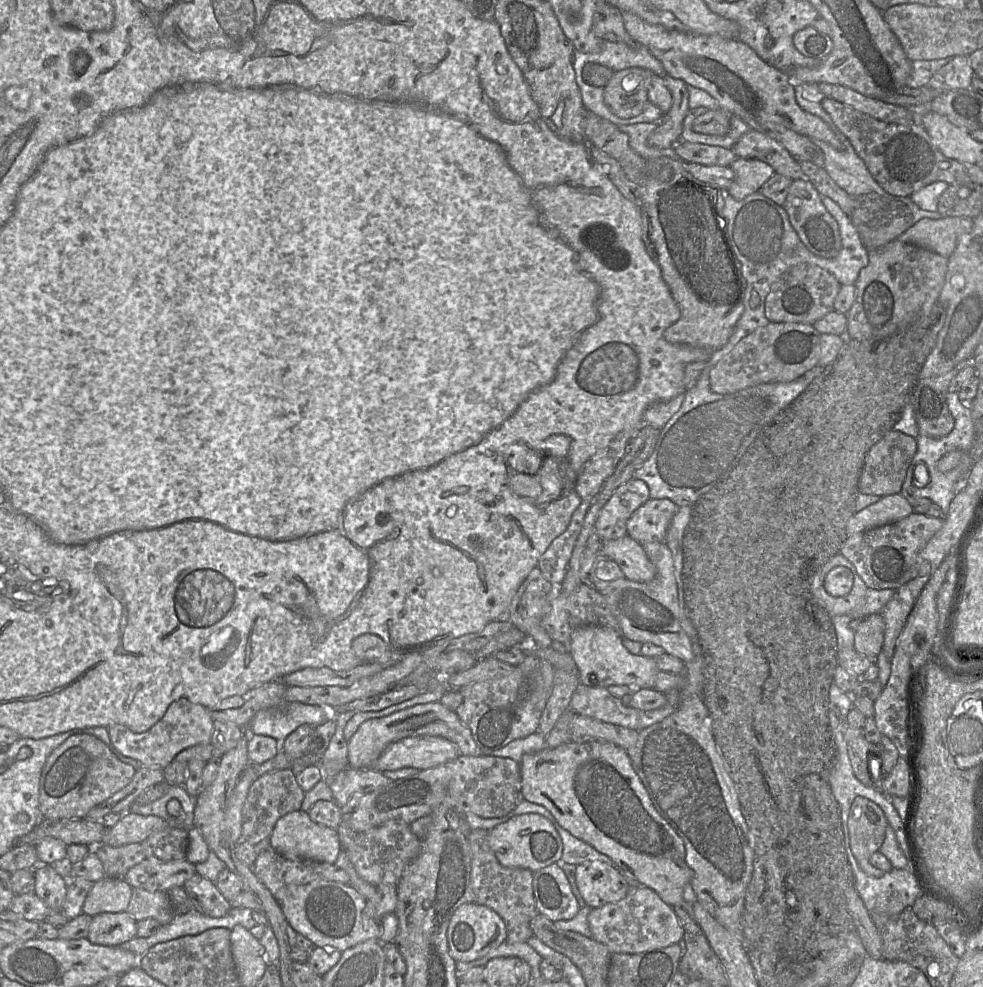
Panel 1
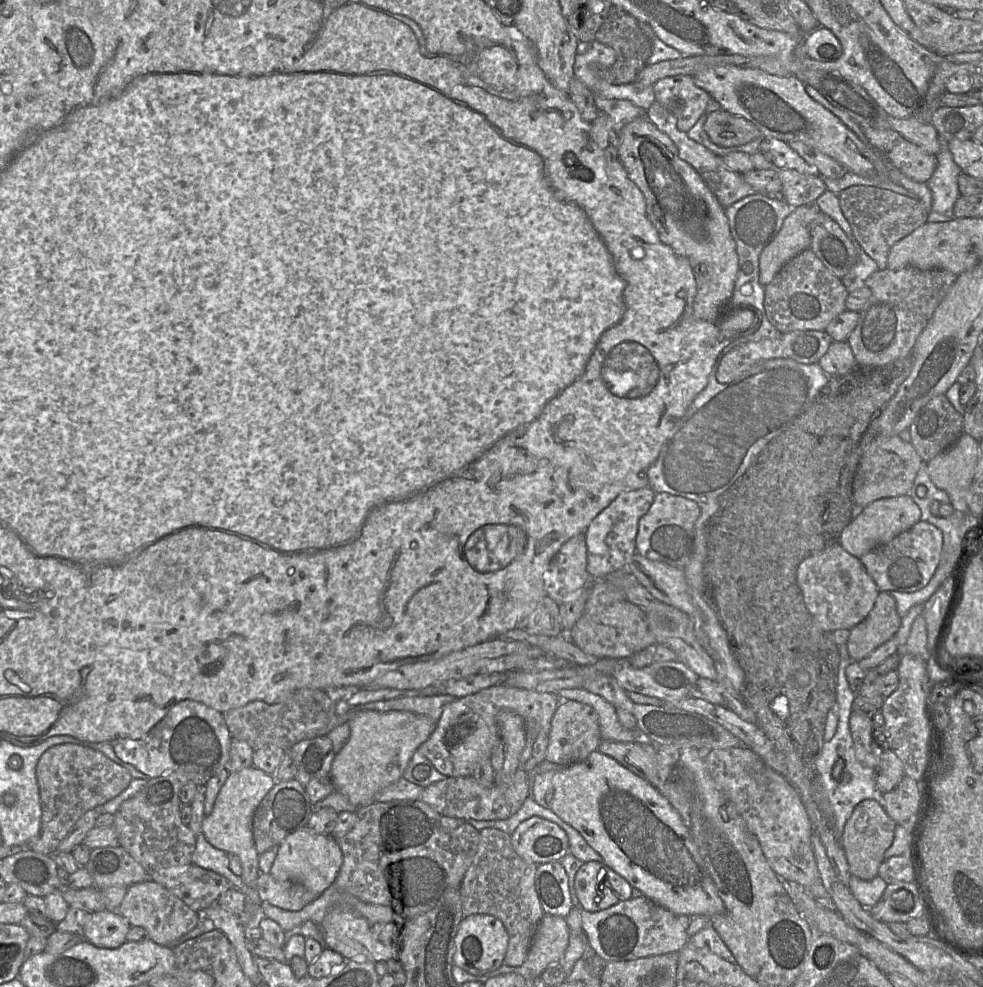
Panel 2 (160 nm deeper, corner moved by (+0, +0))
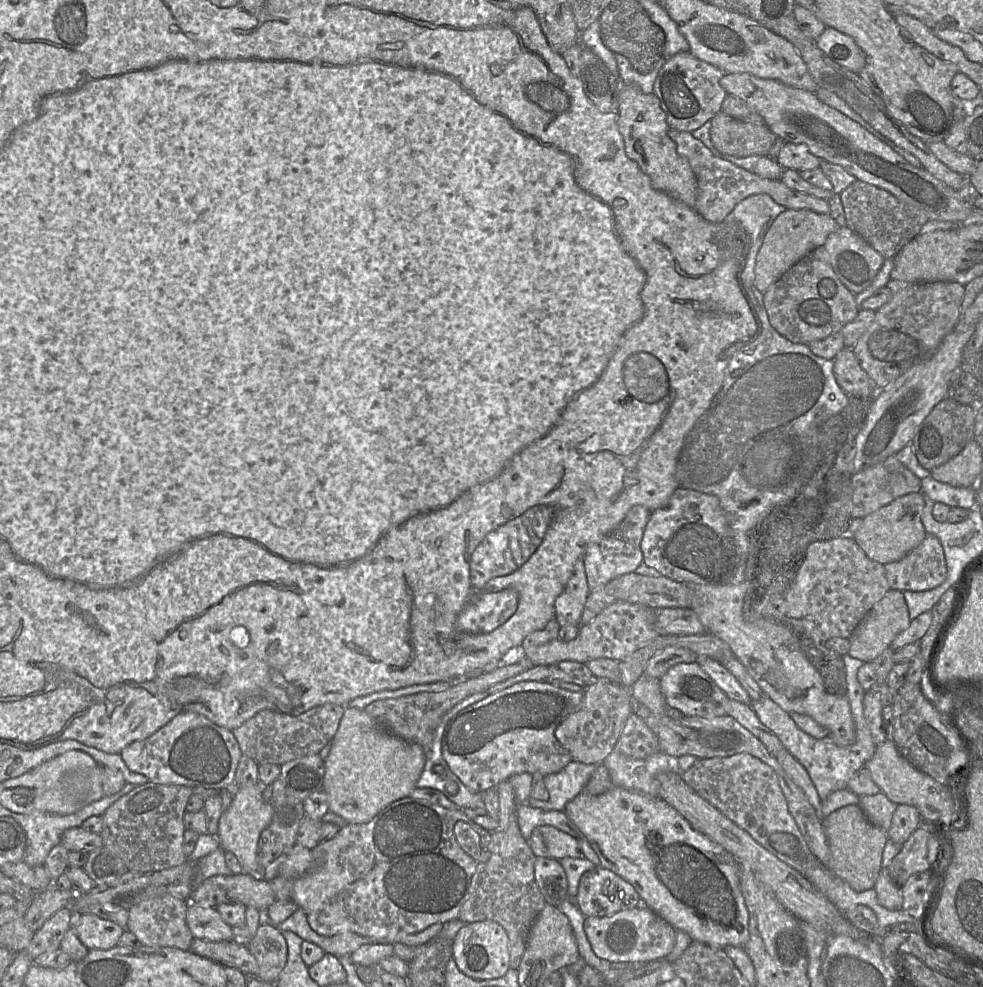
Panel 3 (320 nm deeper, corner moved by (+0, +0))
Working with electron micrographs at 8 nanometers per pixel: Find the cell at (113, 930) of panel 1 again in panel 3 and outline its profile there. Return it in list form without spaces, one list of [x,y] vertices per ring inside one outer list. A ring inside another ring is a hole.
[[[93,914],[74,915],[72,928],[88,950],[110,950],[124,932],[116,923]]]

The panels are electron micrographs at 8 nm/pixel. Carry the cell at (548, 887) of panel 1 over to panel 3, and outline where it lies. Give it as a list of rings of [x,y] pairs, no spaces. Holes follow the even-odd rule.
[[[536,857],[534,871],[537,886],[545,902],[558,907],[568,897],[568,881],[559,860]]]

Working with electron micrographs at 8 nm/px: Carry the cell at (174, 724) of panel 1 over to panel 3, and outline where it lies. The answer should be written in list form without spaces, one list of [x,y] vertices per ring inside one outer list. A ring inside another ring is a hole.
[[[184,712],[176,715],[148,738],[126,746],[120,755],[131,771],[144,775],[151,782],[223,791],[235,786],[235,774],[243,752],[232,731],[214,724],[201,714]]]

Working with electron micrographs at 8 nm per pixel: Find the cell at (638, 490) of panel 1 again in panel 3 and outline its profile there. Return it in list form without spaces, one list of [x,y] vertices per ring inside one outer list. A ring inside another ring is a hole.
[[[641,505],[633,506],[615,530],[587,548],[584,555],[584,570],[589,591],[599,589],[619,576],[643,569],[640,544],[650,514],[649,510]]]

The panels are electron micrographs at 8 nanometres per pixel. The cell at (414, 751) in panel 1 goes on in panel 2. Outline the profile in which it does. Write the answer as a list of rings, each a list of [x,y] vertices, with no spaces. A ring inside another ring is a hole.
[[[498,684],[498,685],[489,687],[489,688],[485,688],[483,690],[480,690],[480,691],[474,693],[474,694],[470,694],[470,695],[467,695],[464,697],[456,698],[453,702],[448,704],[444,708],[435,730],[431,733],[429,738],[424,743],[422,743],[417,749],[420,749],[422,754],[425,757],[427,757],[427,759],[430,760],[430,762],[434,765],[434,767],[440,773],[444,774],[447,777],[449,777],[449,776],[453,776],[453,777],[472,776],[473,772],[474,772],[474,768],[476,767],[477,763],[481,759],[484,759],[484,757],[490,758],[492,751],[497,747],[497,745],[499,743],[500,736],[499,736],[499,727],[498,727],[498,723],[497,723],[497,716],[501,711],[504,711],[504,710],[512,711],[512,712],[520,715],[526,723],[526,732],[527,732],[527,722],[537,722],[538,726],[539,726],[539,733],[549,734],[550,729],[551,729],[552,718],[553,718],[558,706],[561,704],[561,702],[562,702],[562,699],[560,698],[560,696],[557,693],[540,693],[540,692],[535,692],[535,691],[531,691],[531,690],[510,687],[505,684]]]

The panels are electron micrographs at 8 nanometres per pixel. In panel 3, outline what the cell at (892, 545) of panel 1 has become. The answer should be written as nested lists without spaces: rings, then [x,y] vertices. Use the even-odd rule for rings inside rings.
[[[927,533],[920,545],[904,558],[884,567],[890,588],[901,592],[935,589],[947,576],[943,547],[934,535]]]

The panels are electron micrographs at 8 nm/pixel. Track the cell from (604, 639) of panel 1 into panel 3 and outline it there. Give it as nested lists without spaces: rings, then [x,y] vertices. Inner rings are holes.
[[[697,662],[680,663],[671,667],[659,679],[659,684],[666,705],[680,710],[685,716],[713,718],[726,715],[727,695],[702,670]]]

